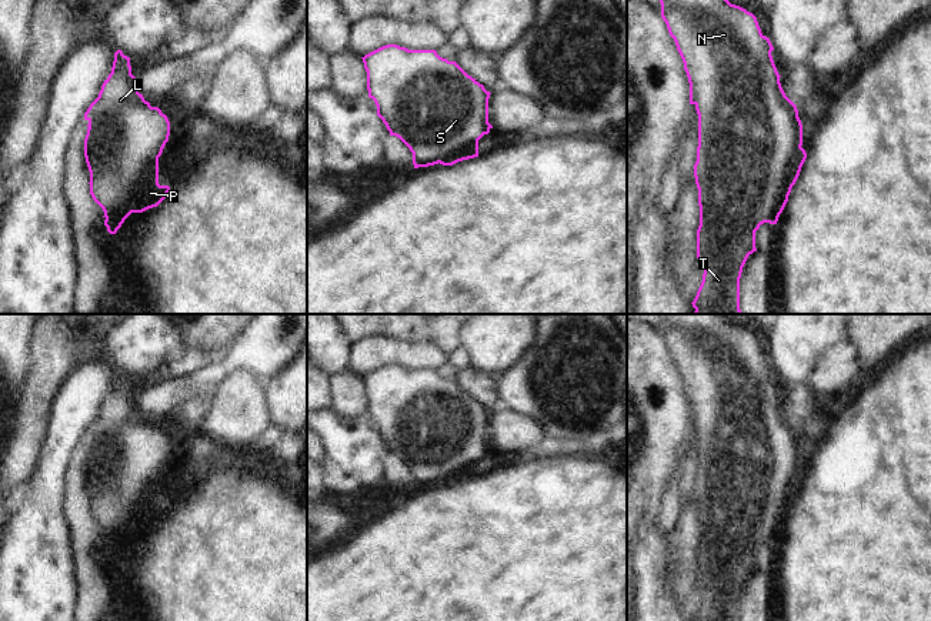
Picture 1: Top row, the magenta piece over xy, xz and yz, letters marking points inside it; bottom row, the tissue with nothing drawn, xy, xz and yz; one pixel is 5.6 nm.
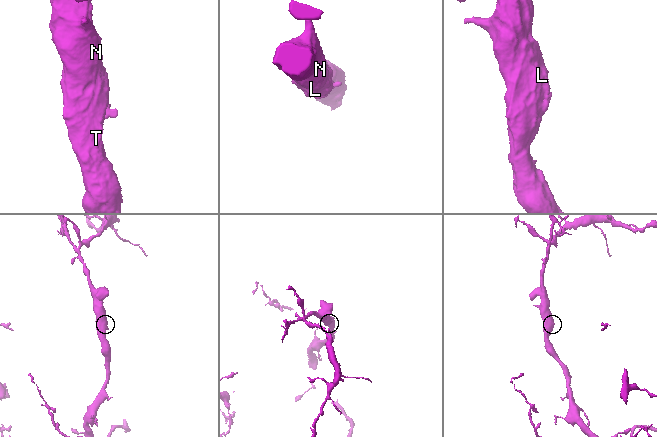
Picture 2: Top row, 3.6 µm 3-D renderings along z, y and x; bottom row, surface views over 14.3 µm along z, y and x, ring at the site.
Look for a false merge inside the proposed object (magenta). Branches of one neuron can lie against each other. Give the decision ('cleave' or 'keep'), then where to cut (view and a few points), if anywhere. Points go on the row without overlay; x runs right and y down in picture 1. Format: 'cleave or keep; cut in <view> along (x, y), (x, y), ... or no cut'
keep; no cut

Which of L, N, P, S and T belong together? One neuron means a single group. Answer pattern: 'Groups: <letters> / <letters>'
Groups: L N P S T

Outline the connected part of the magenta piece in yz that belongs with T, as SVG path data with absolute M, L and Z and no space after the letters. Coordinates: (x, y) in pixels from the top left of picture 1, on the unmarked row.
M658 314L661 323L661 337L667 344L670 355L674 358L677 370L683 378L684 390L690 403L690 424L695 425L698 434L698 467L694 484L694 497L698 508L700 545L697 550L697 578L704 587L703 601L694 621L740 621L740 598L743 587L755 568L755 551L761 544L777 544L782 532L792 505L795 504L801 487L807 478L802 465L802 444L797 425L785 415L780 394L774 384L771 371L774 370L768 357L761 353L757 337L745 328L731 324L723 314Z

